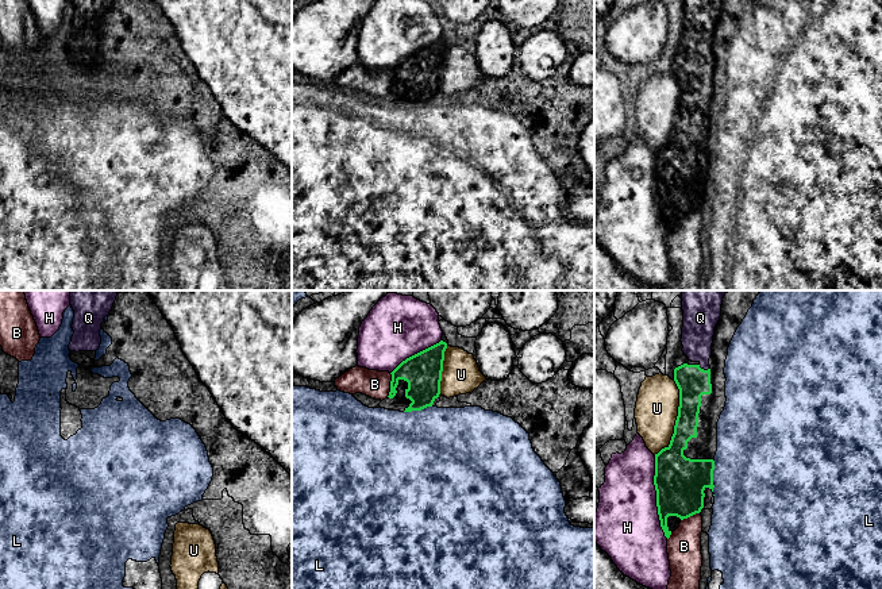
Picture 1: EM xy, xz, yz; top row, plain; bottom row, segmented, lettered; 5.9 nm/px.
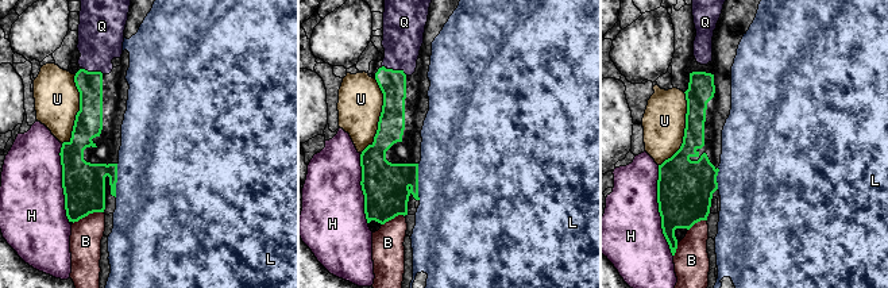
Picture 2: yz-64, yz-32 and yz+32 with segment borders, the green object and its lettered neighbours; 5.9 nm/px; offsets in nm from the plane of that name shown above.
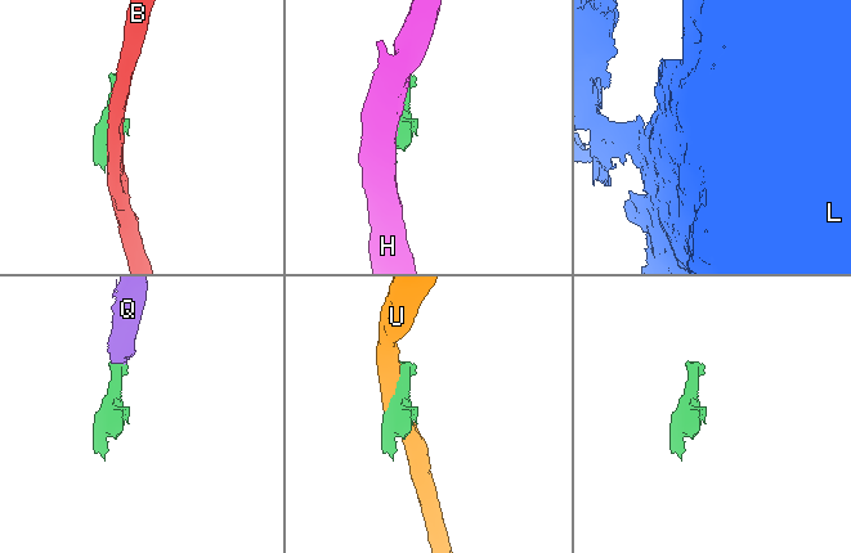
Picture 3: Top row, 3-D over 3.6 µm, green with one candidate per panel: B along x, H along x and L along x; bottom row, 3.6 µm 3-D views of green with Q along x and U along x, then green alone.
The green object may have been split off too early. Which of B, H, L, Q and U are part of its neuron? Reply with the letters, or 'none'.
Q

